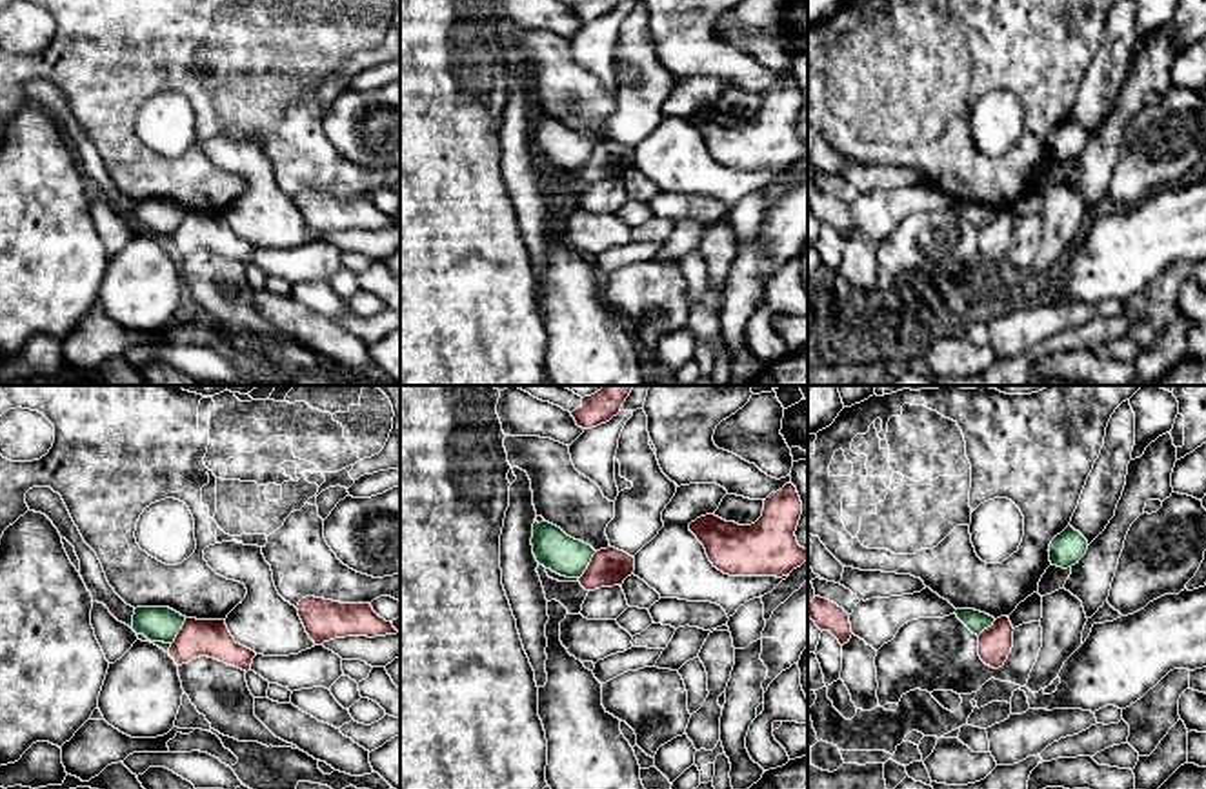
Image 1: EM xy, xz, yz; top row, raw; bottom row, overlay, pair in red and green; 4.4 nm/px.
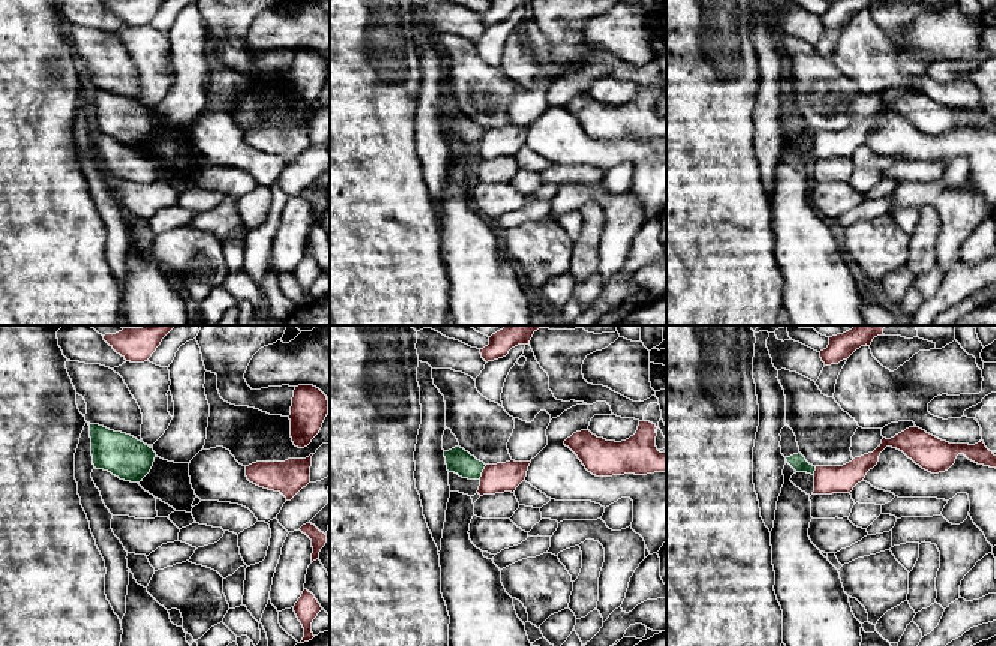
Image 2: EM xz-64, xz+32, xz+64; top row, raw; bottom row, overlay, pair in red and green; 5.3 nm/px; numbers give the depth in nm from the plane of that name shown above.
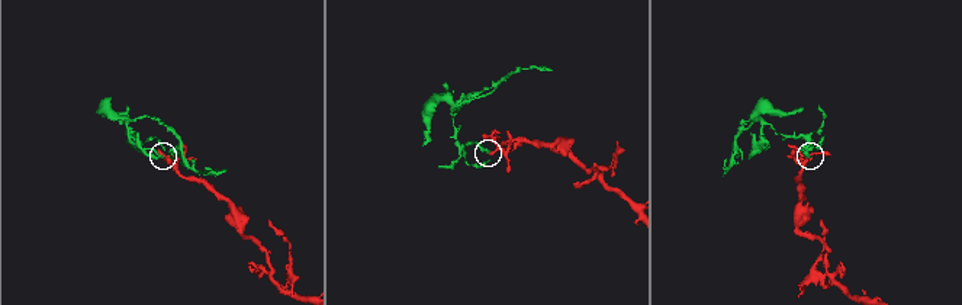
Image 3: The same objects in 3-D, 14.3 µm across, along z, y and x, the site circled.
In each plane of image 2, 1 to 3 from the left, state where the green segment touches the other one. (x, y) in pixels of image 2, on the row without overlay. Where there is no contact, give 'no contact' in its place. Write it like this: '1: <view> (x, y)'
1: no contact
2: xz+32 (482, 137)
3: xz+64 (815, 135)

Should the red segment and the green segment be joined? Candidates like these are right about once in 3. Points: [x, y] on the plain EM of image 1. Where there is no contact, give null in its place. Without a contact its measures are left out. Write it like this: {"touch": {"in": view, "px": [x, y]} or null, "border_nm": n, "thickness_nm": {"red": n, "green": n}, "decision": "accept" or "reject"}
{"touch": {"in": "xz", "px": [588, 159]}, "border_nm": 150, "thickness_nm": {"red": 170, "green": 170}, "decision": "reject"}

